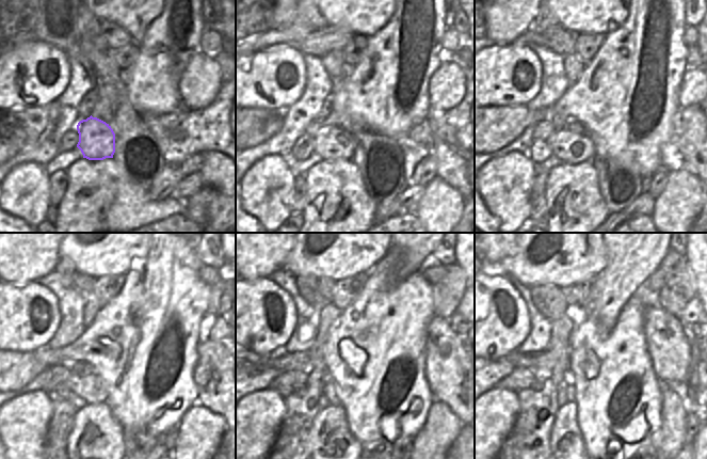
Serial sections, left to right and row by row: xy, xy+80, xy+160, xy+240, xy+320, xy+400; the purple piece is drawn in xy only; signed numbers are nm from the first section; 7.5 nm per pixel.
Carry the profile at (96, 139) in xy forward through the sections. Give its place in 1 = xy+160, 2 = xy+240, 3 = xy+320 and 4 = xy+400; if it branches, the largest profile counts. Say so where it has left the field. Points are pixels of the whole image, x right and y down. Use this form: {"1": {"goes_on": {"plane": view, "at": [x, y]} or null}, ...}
{"1": {"goes_on": {"plane": "xy+160", "at": [571, 147]}}, "2": {"goes_on": {"plane": "xy+240", "at": [91, 388]}}, "3": {"goes_on": {"plane": "xy+320", "at": [286, 382]}}, "4": {"goes_on": {"plane": "xy+400", "at": [520, 378]}}}

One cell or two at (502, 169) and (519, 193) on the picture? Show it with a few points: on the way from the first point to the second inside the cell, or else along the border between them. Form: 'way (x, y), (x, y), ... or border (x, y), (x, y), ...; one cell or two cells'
way (503, 175), (513, 187); one cell

